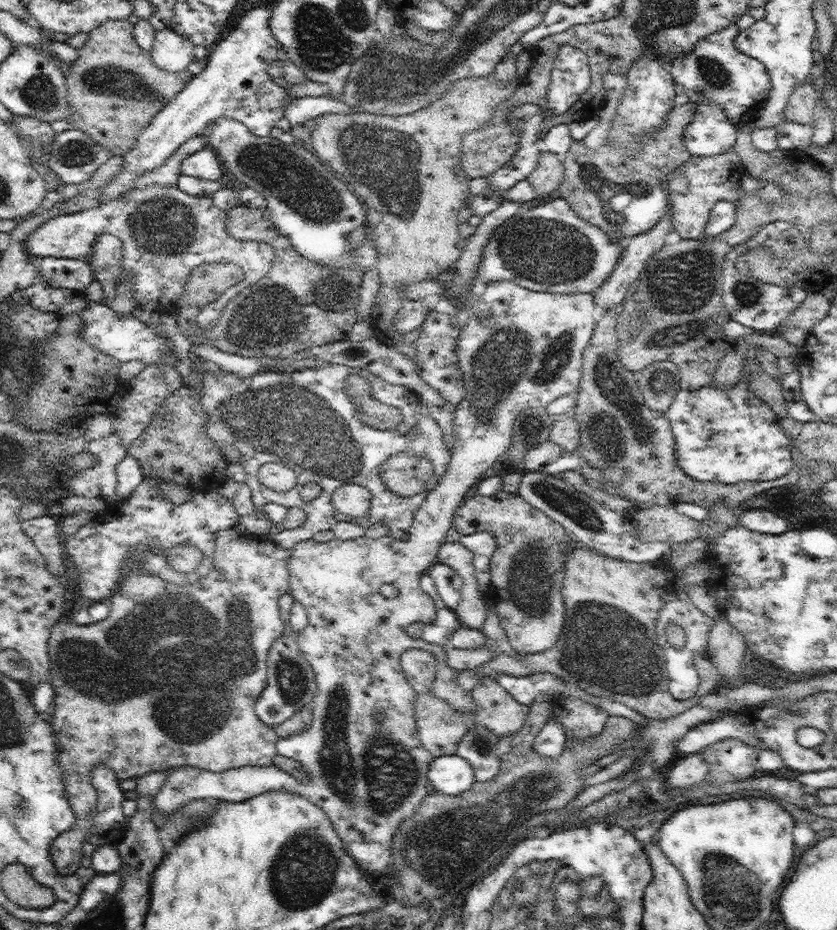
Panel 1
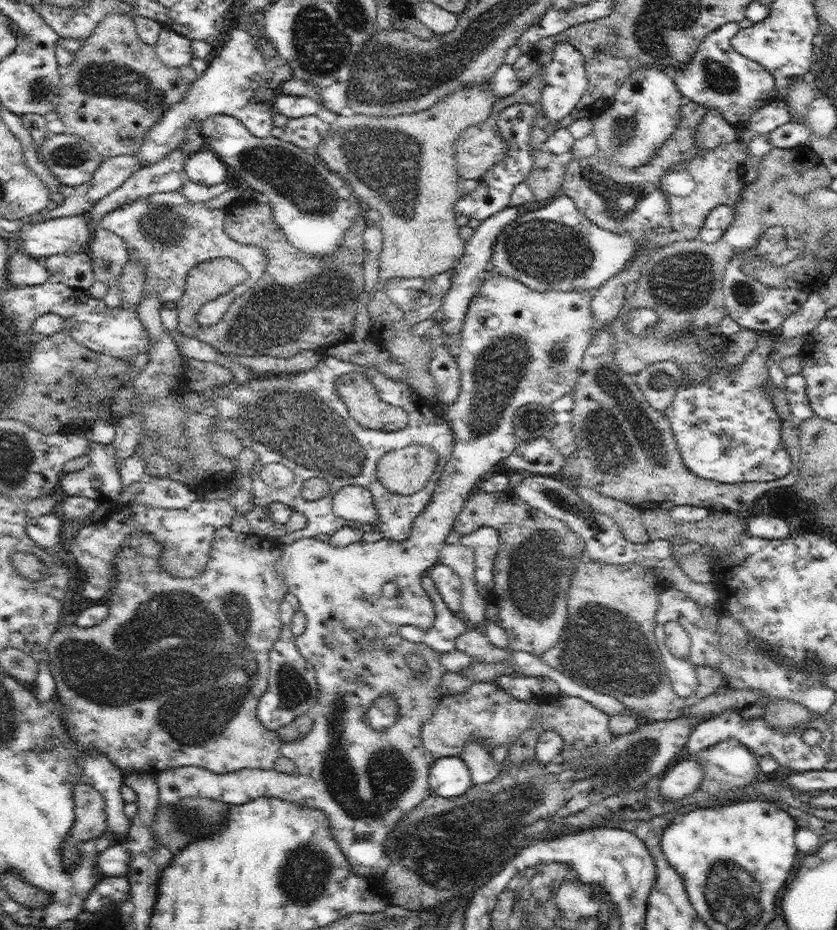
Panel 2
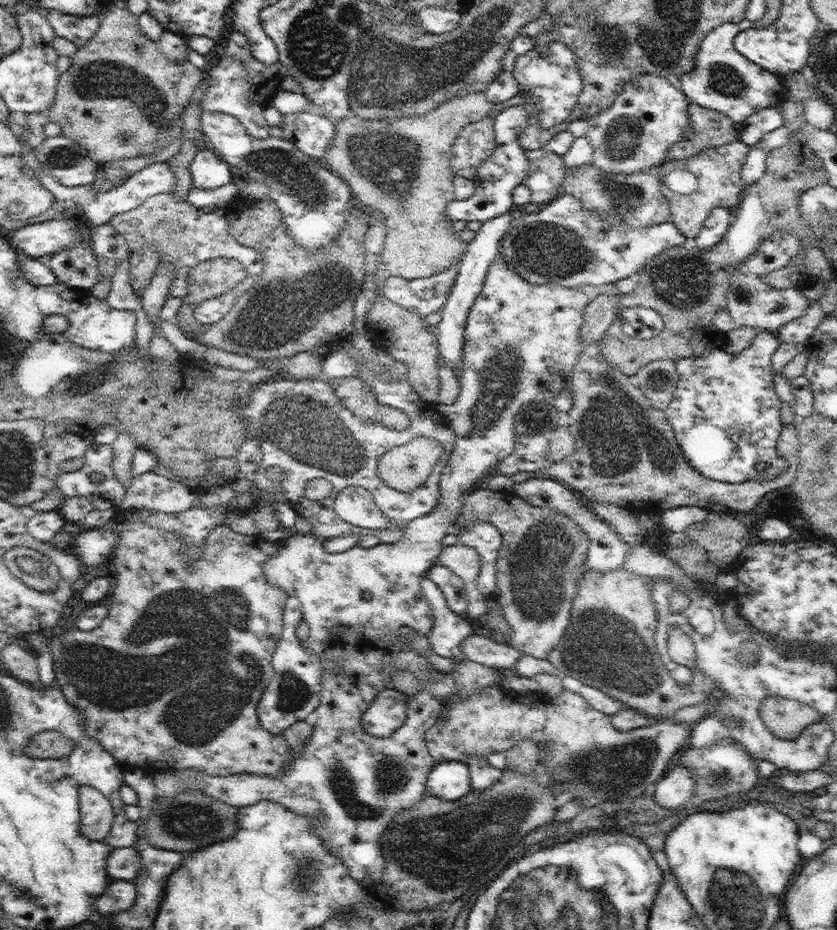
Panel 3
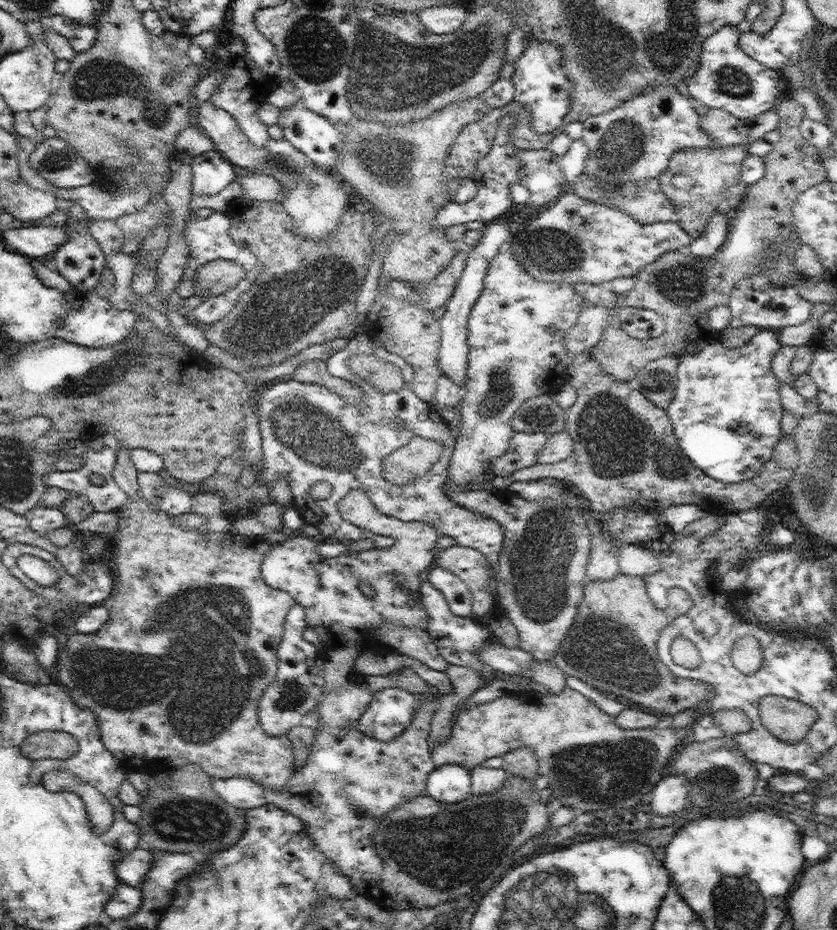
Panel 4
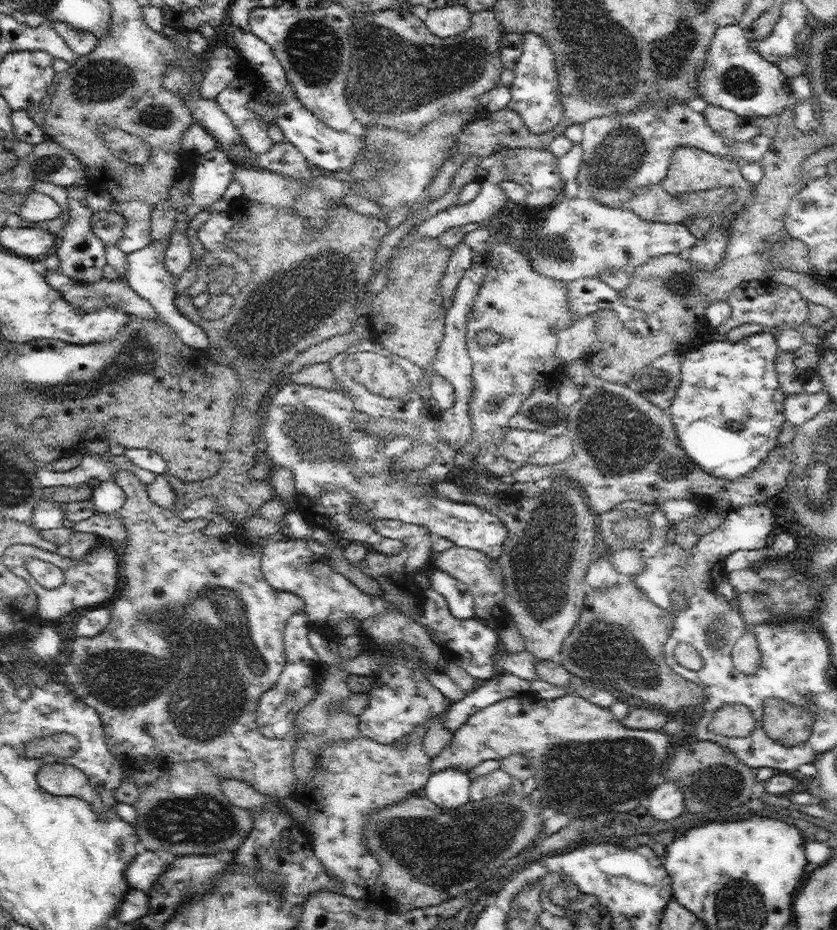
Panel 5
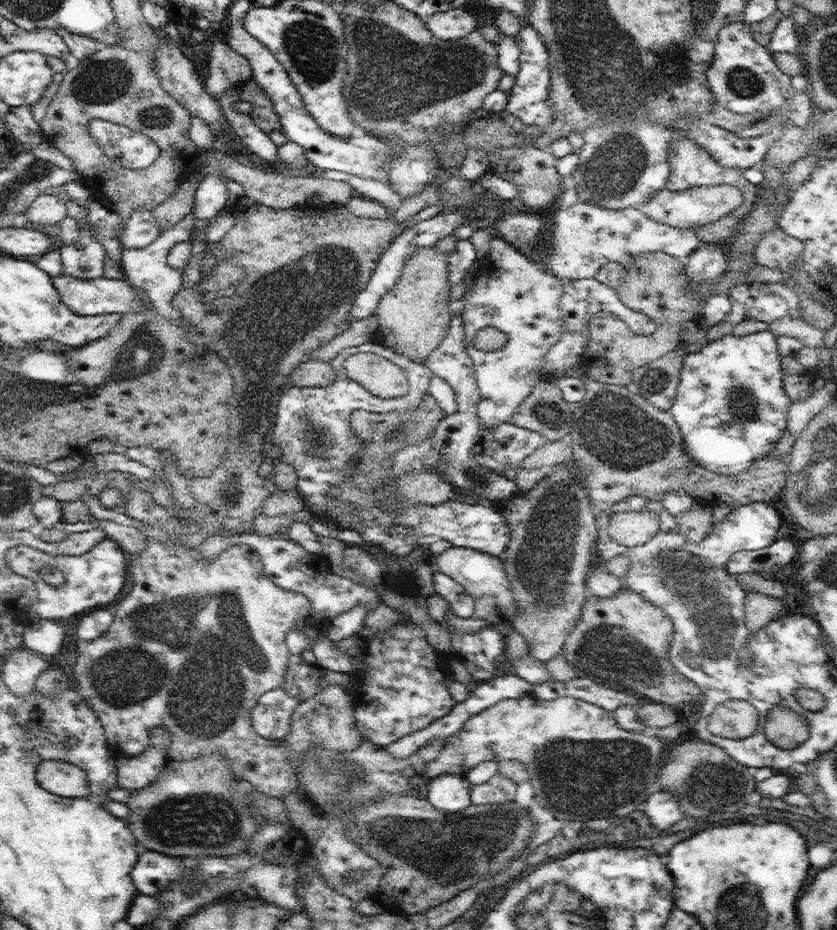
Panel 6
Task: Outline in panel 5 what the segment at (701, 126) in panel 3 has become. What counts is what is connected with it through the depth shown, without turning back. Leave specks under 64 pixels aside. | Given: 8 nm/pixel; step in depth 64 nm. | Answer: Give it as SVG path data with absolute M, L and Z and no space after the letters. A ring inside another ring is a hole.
M708 105L703 110L706 124L710 124L714 132L732 138L732 140L750 140L761 134L761 126L757 117L744 118L734 111L716 106Z

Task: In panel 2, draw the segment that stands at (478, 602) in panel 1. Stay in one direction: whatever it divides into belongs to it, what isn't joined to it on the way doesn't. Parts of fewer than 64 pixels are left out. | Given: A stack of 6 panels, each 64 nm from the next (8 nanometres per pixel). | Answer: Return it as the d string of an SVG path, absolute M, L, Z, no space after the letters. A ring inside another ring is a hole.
M448 543L441 548L438 563L454 569L462 582L462 604L460 612L470 624L480 624L486 618L486 603L488 598L484 598L478 593L476 579L474 576L476 564L474 557L476 549L466 547L458 543Z

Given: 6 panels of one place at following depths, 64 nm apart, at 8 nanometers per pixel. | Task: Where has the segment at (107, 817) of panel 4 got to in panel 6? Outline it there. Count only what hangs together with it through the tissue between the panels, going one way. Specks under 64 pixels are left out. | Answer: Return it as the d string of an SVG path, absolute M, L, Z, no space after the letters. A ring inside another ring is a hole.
M56 760L38 764L35 778L47 792L62 797L90 797L86 773L70 763Z

